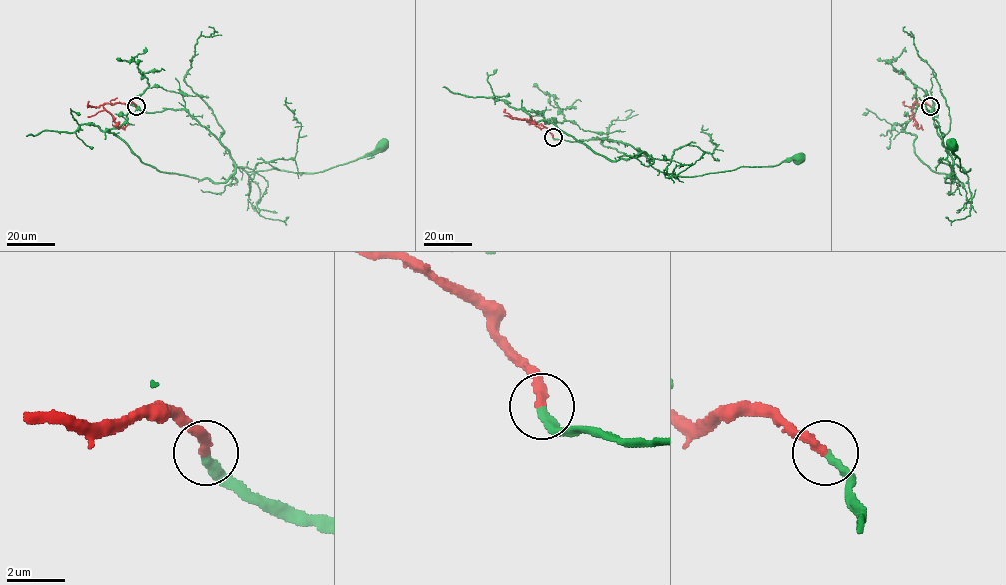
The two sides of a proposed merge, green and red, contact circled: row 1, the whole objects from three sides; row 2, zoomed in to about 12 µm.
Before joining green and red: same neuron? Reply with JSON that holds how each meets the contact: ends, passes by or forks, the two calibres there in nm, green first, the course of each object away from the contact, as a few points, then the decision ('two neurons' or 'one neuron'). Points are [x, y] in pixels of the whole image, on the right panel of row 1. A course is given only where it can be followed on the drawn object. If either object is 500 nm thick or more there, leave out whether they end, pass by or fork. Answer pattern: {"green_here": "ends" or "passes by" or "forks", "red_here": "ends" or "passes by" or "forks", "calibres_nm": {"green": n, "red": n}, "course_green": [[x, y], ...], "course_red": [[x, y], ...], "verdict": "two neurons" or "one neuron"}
{"green_here": "ends", "red_here": "ends", "calibres_nm": {"green": 320, "red": 360}, "course_green": [[931, 106], [942, 144], [957, 165], [970, 169], [967, 172], [960, 170], [951, 151], [954, 143]], "course_red": [[930, 106], [913, 104], [915, 125], [918, 128], [922, 127], [921, 124]], "verdict": "one neuron"}

